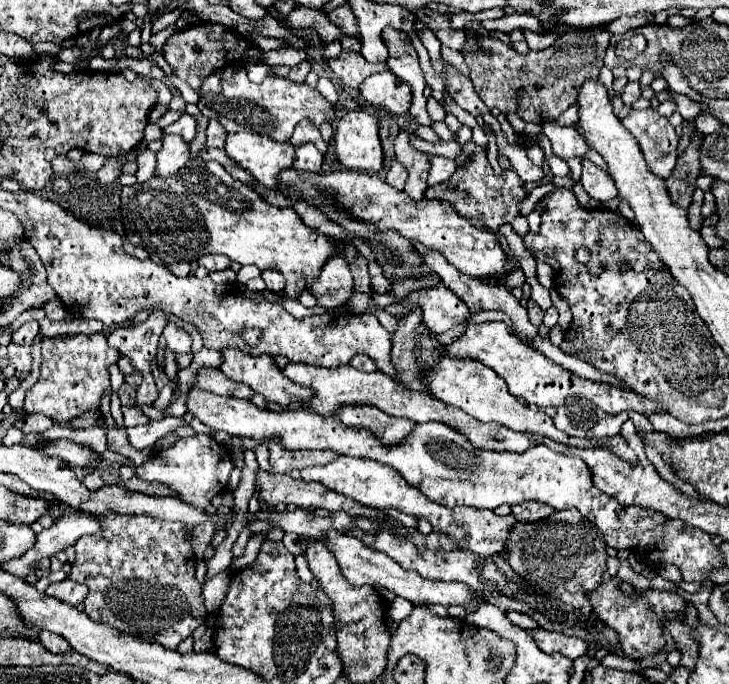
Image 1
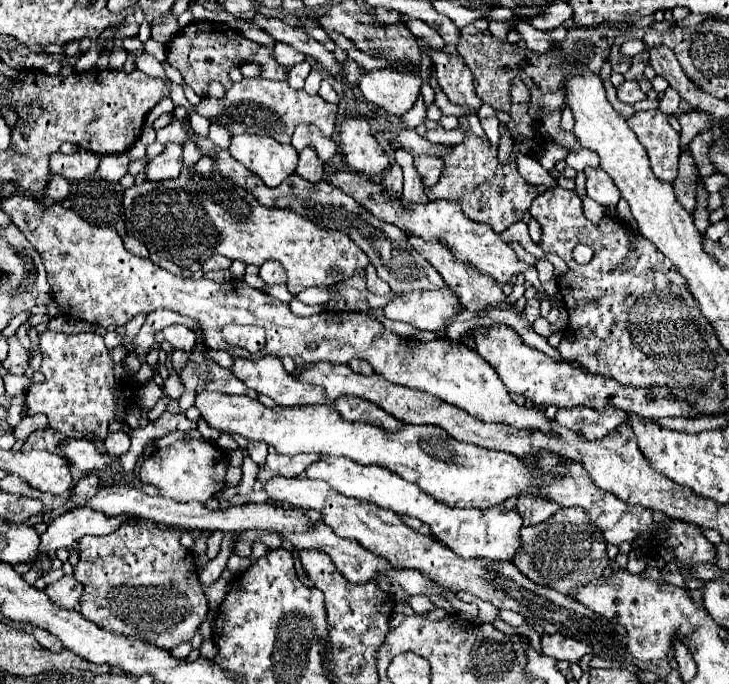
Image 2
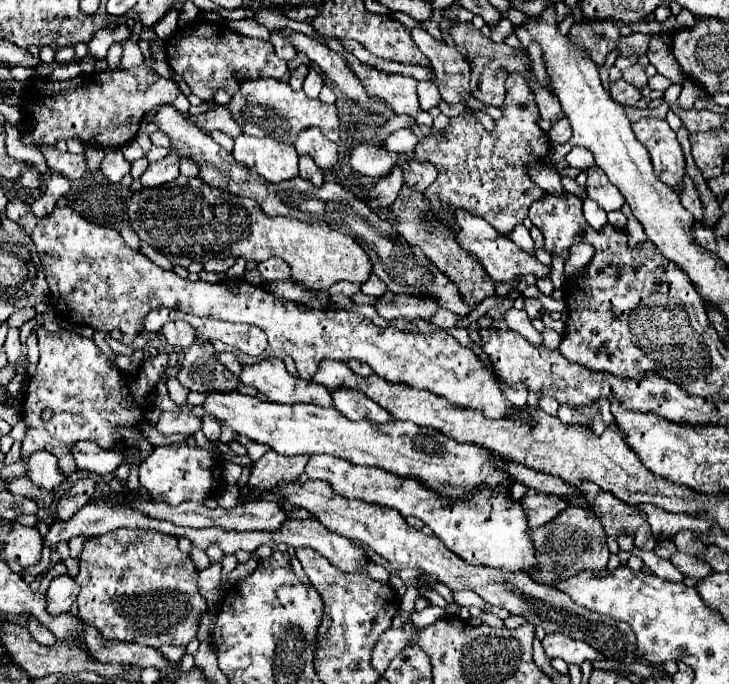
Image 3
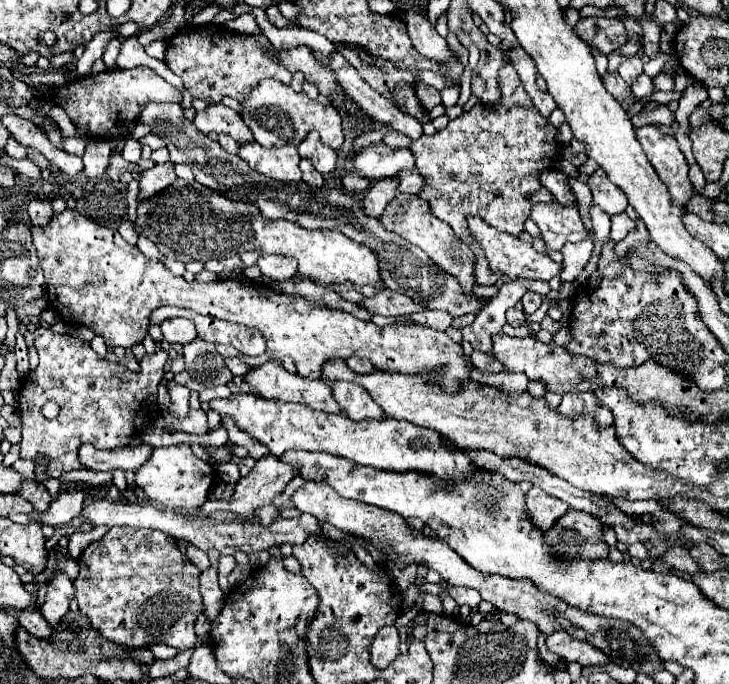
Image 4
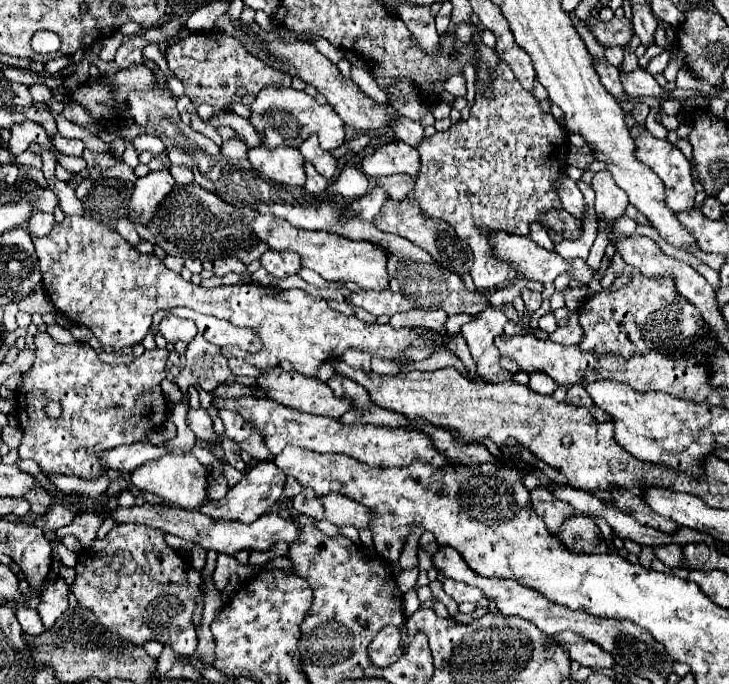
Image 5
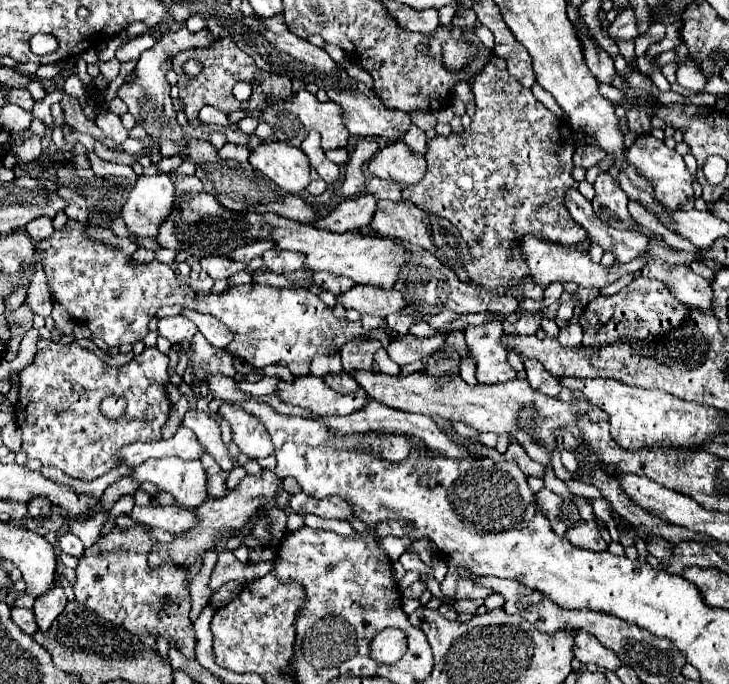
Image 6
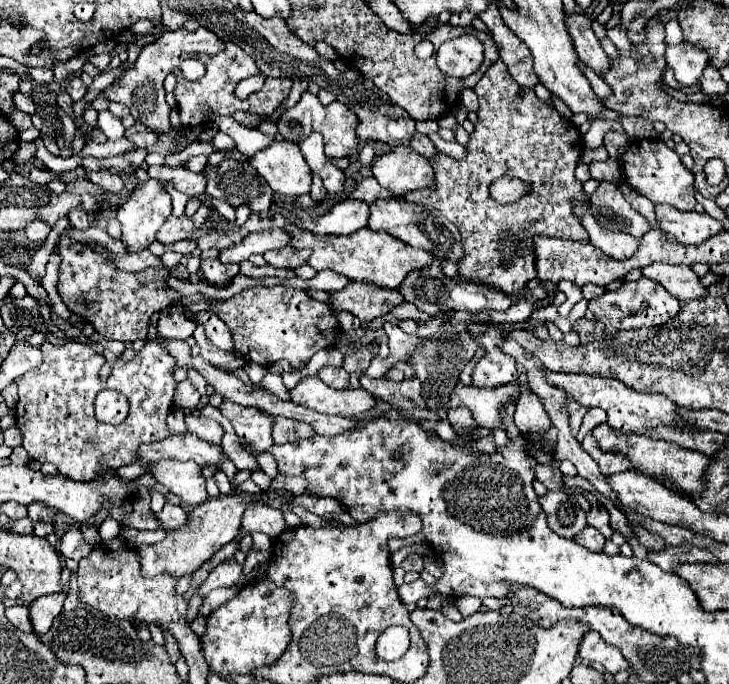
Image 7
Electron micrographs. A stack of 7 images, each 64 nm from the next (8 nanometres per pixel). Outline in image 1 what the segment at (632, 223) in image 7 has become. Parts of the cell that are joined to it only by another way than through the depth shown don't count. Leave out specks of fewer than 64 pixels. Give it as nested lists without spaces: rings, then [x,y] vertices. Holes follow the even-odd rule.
[[[586,158],[582,160],[582,186],[590,194],[590,198],[594,198],[602,204],[618,196],[614,180],[602,168],[598,168],[596,164],[592,164]]]

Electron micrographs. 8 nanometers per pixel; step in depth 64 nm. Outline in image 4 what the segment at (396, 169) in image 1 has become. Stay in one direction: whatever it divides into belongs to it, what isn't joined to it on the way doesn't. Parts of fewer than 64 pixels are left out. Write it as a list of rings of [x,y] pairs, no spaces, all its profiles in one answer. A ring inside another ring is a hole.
[[[392,176],[392,178],[382,178],[378,180],[364,196],[362,204],[364,204],[364,212],[368,216],[374,216],[374,218],[380,218],[386,204],[394,200],[396,196],[396,188],[398,188],[398,176]]]

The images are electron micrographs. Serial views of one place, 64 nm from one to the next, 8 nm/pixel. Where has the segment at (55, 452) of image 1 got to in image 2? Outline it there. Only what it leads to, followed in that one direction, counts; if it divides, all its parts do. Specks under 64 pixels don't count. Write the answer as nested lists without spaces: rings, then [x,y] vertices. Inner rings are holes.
[[[84,438],[82,440],[64,440],[64,442],[60,442],[60,448],[62,448],[64,458],[84,472],[104,470],[112,462],[108,454],[100,454],[96,450],[96,446]]]

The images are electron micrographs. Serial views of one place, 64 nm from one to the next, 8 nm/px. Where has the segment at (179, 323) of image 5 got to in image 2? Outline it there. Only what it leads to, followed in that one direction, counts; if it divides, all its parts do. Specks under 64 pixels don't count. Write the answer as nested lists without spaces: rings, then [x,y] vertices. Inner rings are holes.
[[[168,326],[162,330],[164,340],[174,348],[174,350],[184,350],[184,352],[192,352],[194,342],[196,342],[196,334],[188,328],[188,326]]]

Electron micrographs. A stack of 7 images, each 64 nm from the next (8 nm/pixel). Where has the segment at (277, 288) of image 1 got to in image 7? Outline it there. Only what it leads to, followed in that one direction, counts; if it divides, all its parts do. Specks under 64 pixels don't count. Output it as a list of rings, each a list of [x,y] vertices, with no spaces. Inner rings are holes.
[[[280,248],[280,250],[270,250],[264,254],[264,260],[274,266],[274,268],[286,268],[294,270],[300,268],[308,260],[310,252],[308,250],[294,250],[294,248]]]

